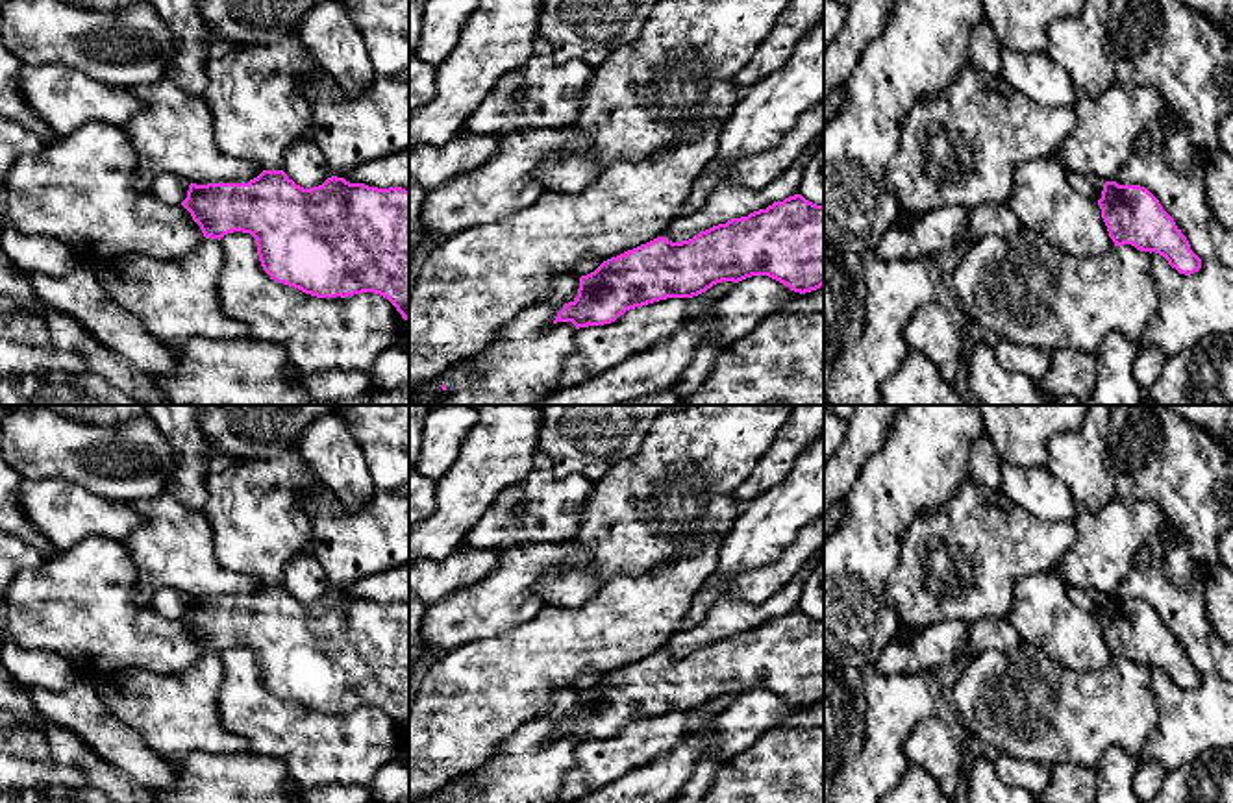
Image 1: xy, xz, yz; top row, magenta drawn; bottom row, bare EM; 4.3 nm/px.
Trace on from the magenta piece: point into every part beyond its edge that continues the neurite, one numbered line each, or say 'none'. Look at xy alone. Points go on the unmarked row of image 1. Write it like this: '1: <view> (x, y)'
none

